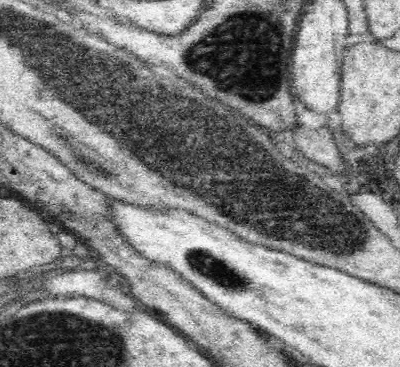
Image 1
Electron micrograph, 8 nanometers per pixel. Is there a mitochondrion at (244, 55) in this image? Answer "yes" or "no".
yes

